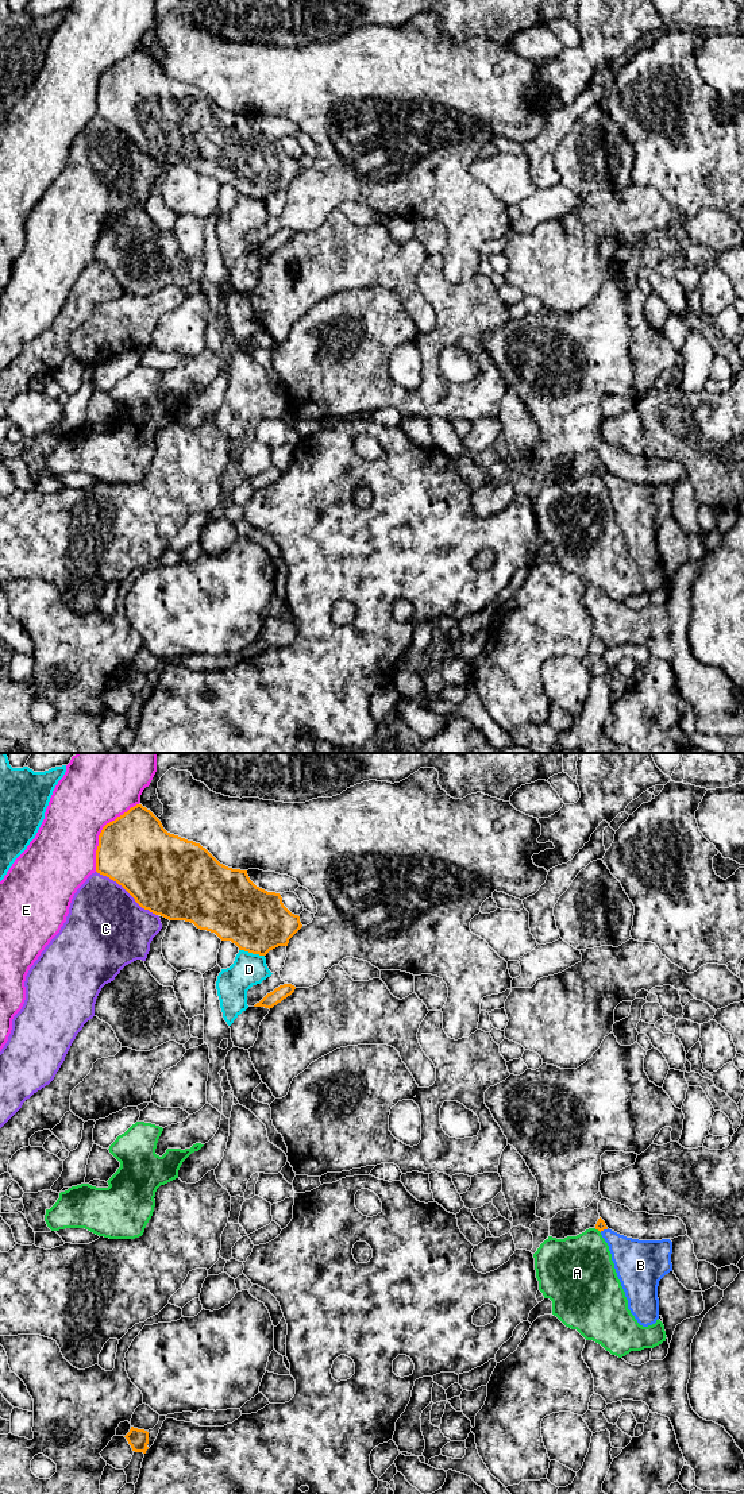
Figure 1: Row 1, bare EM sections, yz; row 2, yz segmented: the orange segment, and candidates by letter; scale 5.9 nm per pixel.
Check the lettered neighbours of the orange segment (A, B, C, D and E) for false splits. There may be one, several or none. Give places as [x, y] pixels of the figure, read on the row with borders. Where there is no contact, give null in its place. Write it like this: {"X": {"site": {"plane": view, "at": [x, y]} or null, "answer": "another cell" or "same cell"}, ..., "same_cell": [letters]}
{"A": {"site": {"plane": "yz", "at": [597, 1228]}, "answer": "another cell"}, "B": {"site": {"plane": "yz", "at": [604, 1228]}, "answer": "another cell"}, "C": {"site": {"plane": "yz", "at": [127, 891]}, "answer": "another cell"}, "D": {"site": {"plane": "yz", "at": [251, 952]}, "answer": "another cell"}, "E": {"site": {"plane": "yz", "at": [101, 832]}, "answer": "another cell"}, "same_cell": []}

